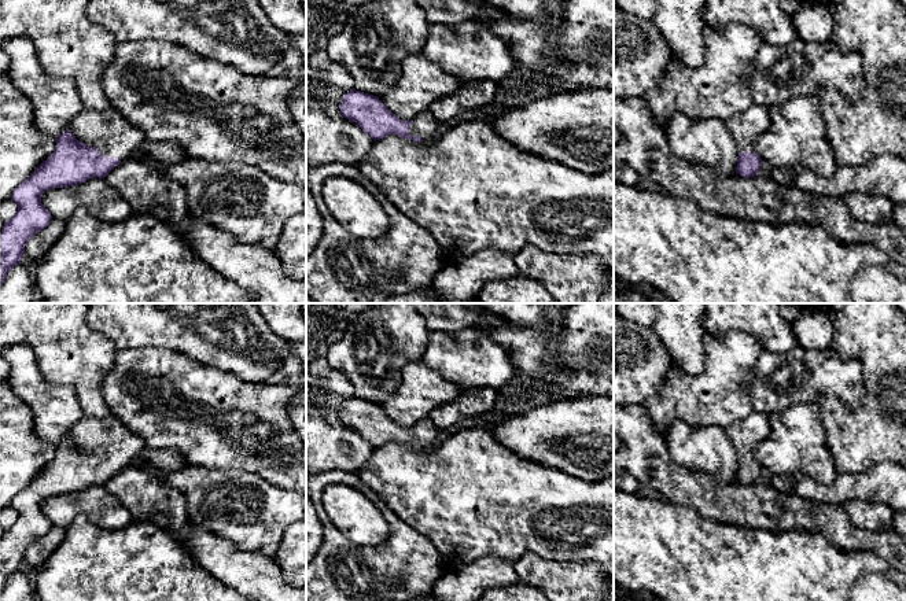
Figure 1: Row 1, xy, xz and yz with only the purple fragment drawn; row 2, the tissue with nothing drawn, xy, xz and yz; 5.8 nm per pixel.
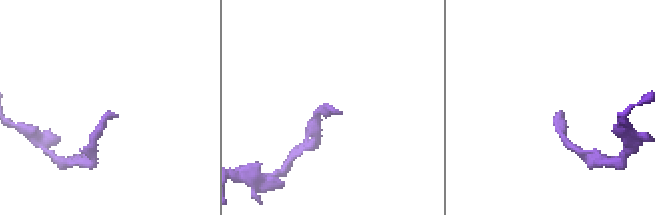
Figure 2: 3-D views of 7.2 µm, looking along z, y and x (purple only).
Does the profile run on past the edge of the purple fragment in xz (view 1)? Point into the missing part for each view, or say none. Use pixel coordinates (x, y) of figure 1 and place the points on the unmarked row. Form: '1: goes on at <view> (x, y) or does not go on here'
1: goes on at xz (424, 432)

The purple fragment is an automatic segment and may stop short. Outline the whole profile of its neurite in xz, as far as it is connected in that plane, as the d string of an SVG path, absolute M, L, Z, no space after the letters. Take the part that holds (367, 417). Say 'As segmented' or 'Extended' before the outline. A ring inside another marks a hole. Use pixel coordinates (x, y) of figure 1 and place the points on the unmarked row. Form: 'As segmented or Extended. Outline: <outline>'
Extended. Outline: M356 397L342 405L339 416L345 425L358 431L375 449L388 442L424 449L432 445L442 432L428 419L421 420L412 428L402 428L378 403Z

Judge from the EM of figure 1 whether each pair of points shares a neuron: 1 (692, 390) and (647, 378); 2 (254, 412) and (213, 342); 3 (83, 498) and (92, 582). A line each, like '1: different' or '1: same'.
1: different
2: different
3: different

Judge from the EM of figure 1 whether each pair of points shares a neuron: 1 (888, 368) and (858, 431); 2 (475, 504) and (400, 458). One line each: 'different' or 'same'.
1: same
2: same

